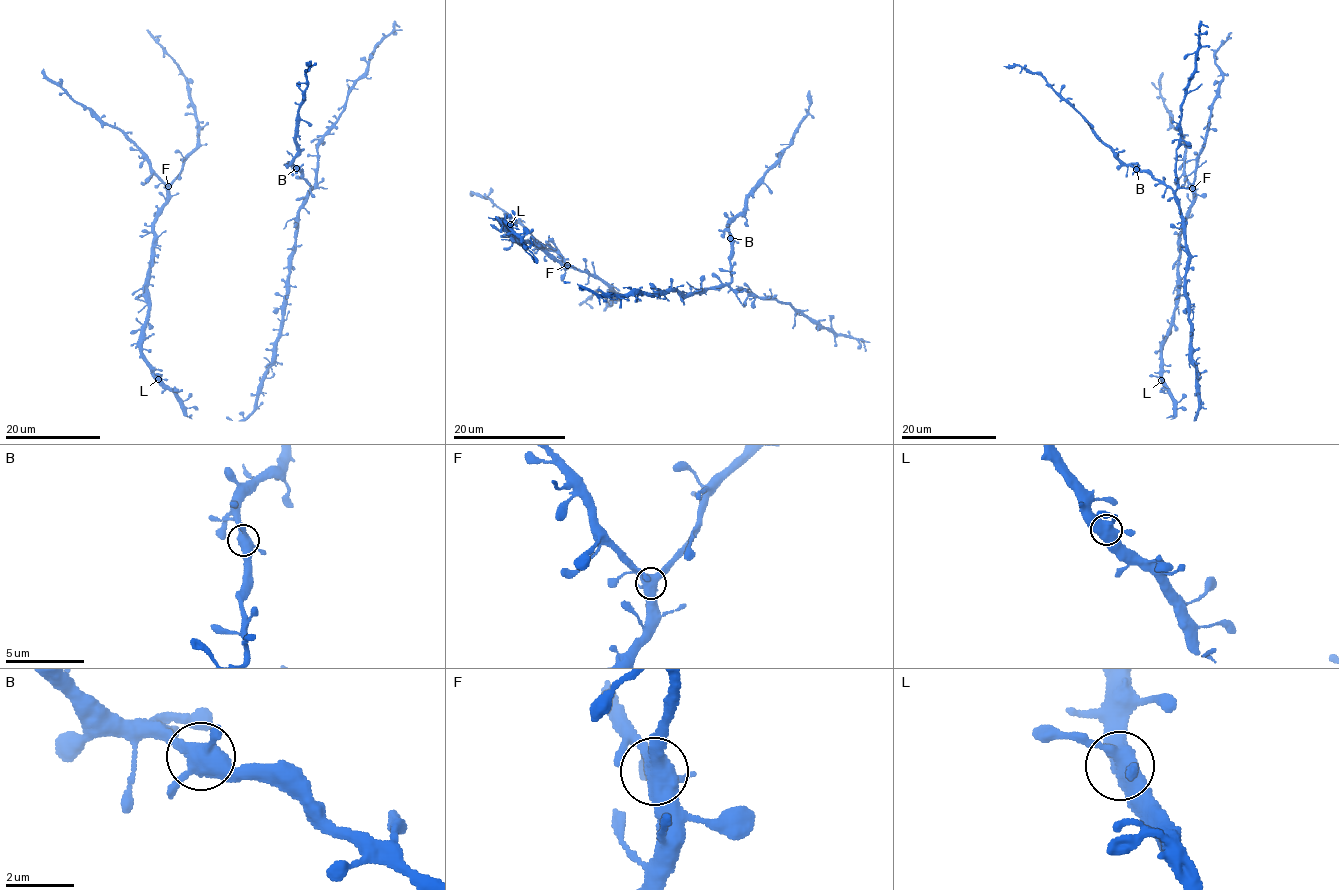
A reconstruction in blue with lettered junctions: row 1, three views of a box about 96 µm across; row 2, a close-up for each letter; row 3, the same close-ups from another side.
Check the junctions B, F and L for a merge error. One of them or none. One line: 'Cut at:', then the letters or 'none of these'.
Cut at: none of these

